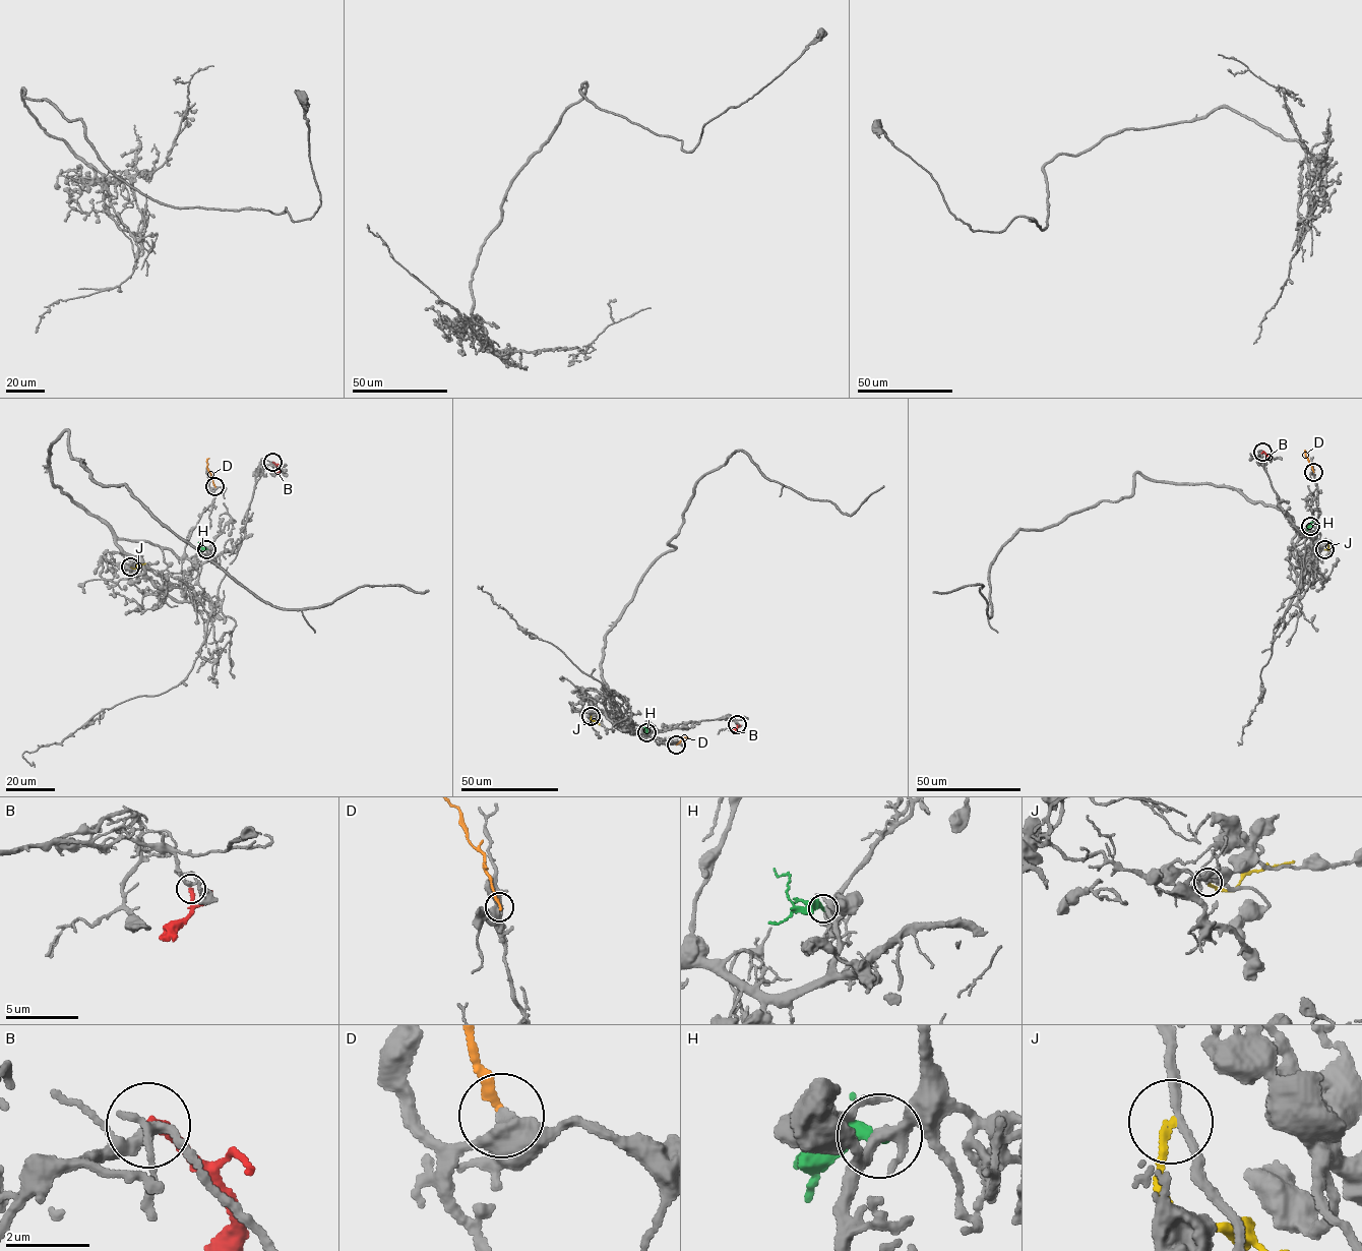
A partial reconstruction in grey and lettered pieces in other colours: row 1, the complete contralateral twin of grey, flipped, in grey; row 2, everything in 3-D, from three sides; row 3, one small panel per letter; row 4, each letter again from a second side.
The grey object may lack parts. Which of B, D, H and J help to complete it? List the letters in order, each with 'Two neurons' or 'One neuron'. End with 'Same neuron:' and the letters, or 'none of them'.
B: One neuron
D: Two neurons
H: Two neurons
J: Two neurons
Same neuron: B

